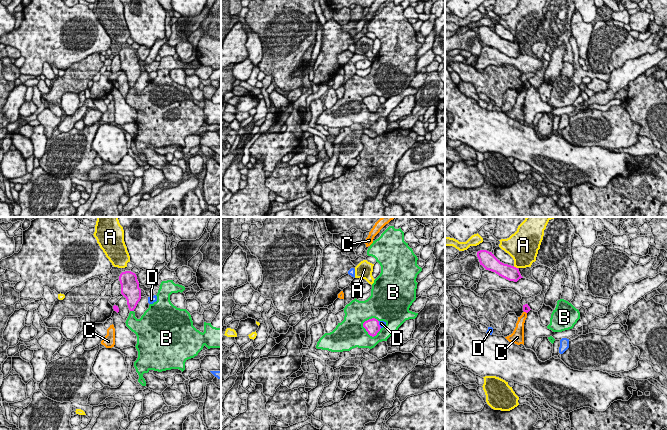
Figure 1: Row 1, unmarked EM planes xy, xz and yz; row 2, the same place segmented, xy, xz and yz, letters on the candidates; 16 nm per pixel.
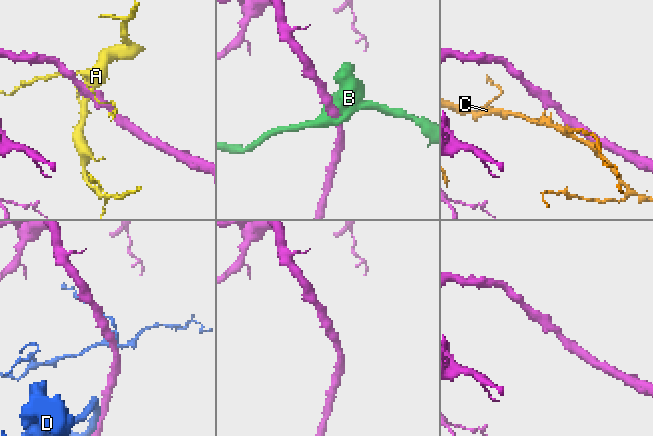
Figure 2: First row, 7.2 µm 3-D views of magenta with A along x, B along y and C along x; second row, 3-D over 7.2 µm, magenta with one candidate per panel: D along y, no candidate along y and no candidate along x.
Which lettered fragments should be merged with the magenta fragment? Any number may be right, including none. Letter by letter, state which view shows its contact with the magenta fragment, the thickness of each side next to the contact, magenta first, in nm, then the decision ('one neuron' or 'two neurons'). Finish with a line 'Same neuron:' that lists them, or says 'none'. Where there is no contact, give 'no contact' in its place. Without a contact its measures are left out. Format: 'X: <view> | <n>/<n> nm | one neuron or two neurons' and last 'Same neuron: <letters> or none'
A: yz | 240/380 nm | two neurons
B: xz | 240/480 nm | two neurons
C: yz | 120/130 nm | two neurons
D: xz | 240/90 nm | two neurons
Same neuron: none

